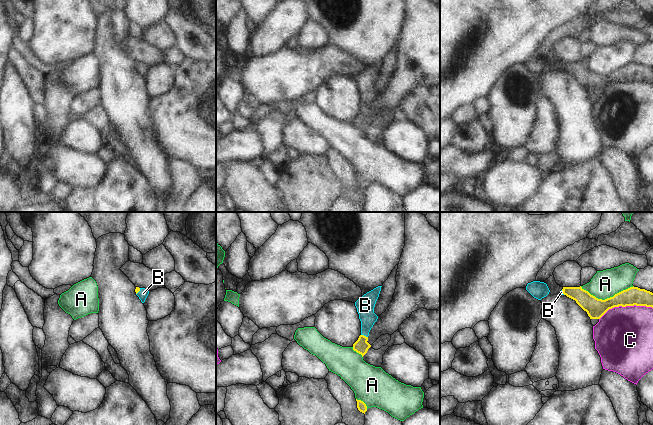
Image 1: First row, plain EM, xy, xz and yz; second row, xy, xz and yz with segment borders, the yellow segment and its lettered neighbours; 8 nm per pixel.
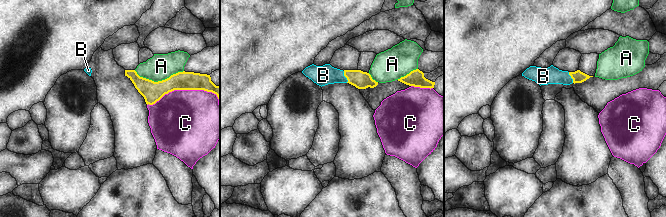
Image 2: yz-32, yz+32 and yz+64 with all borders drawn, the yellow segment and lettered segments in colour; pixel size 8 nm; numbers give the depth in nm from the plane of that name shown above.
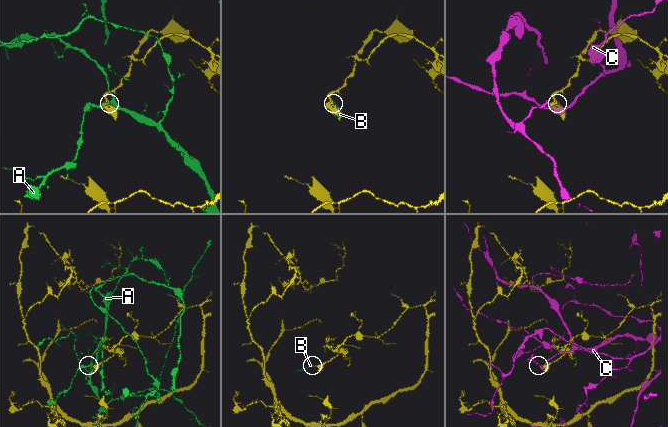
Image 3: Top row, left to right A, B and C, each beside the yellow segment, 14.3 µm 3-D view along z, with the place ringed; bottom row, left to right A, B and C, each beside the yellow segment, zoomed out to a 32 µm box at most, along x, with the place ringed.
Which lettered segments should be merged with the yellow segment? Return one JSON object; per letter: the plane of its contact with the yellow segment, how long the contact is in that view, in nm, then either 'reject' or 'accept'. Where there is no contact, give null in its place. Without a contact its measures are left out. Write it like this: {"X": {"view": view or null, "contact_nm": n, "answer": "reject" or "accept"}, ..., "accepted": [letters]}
{"A": {"view": "yz", "contact_nm": 440, "answer": "reject"}, "B": {"view": "xz", "contact_nm": 60, "answer": "accept"}, "C": {"view": "yz", "contact_nm": 440, "answer": "reject"}, "accepted": ["B"]}

